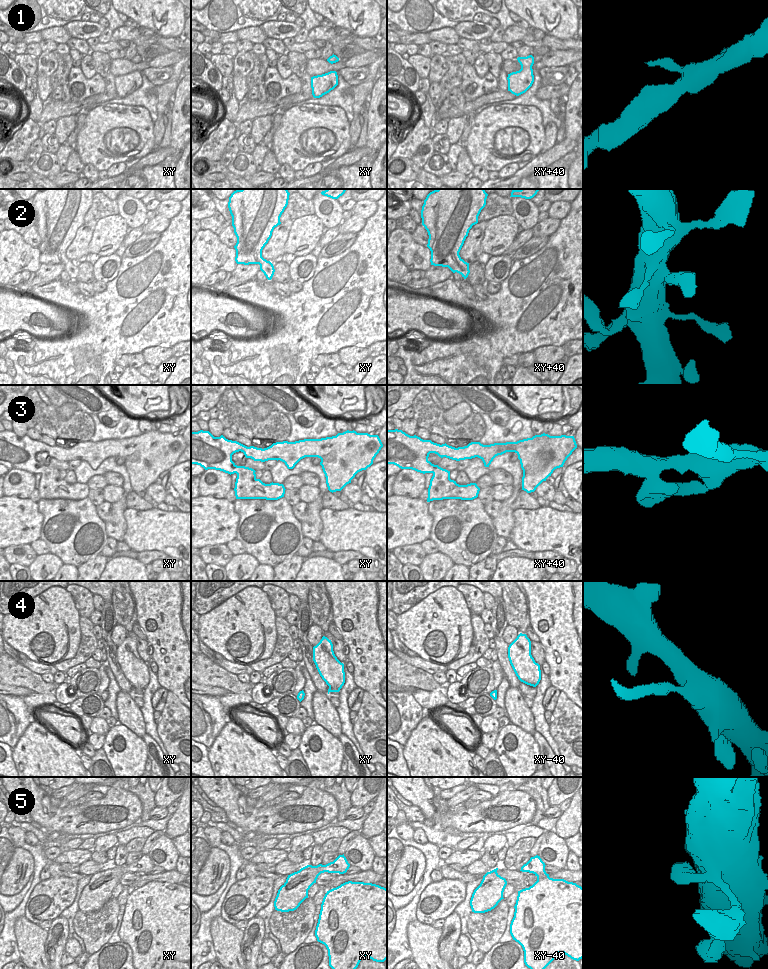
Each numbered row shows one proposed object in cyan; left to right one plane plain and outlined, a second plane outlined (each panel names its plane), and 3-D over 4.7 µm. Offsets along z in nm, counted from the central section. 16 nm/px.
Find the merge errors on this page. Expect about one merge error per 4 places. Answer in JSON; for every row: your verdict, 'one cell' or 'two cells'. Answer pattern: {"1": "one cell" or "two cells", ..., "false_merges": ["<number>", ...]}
{"1": "one cell", "2": "one cell", "3": "one cell", "4": "one cell", "5": "one cell", "false_merges": []}

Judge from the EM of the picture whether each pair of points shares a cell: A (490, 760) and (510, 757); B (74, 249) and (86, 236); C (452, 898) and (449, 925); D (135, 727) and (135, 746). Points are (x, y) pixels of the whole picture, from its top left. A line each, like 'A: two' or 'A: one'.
A: two
B: one
C: two
D: two

